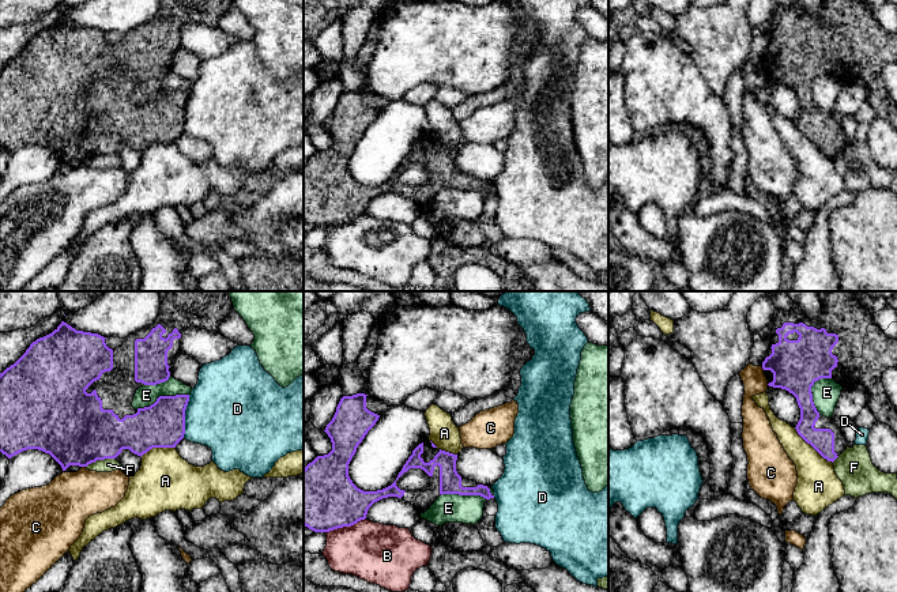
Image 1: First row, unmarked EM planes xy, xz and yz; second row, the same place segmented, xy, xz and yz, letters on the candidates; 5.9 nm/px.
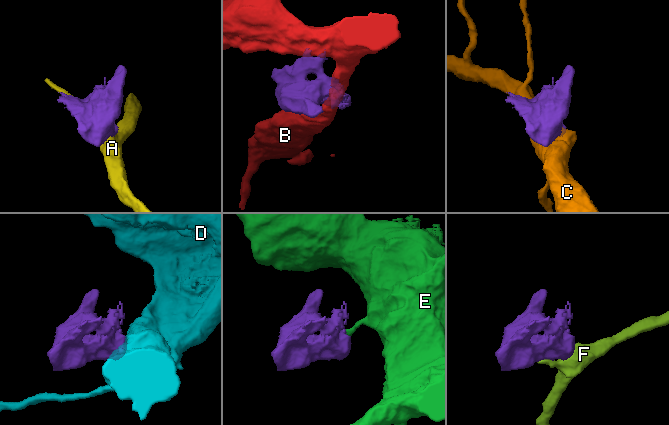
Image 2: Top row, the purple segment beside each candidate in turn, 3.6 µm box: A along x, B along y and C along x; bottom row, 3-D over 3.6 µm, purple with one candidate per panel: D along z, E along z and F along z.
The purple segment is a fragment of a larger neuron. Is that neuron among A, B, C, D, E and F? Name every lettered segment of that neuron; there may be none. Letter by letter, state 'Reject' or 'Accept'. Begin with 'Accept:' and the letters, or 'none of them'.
Accept: none of them
A: Reject
B: Reject
C: Reject
D: Reject
E: Reject
F: Reject

